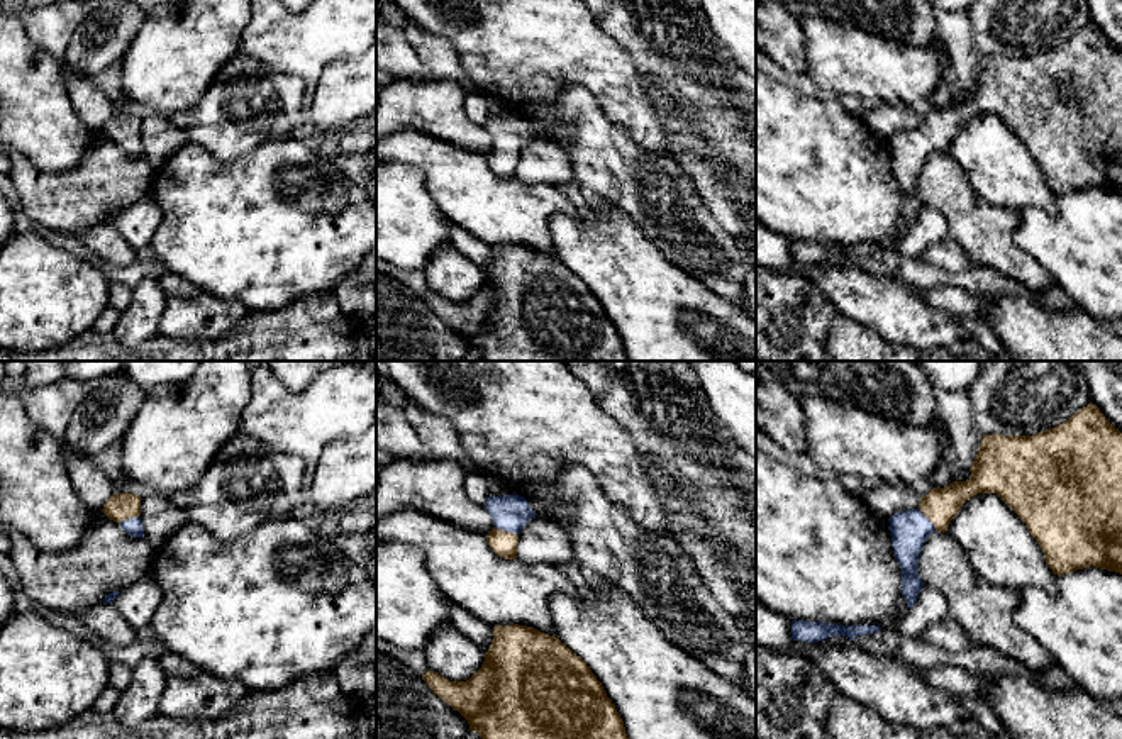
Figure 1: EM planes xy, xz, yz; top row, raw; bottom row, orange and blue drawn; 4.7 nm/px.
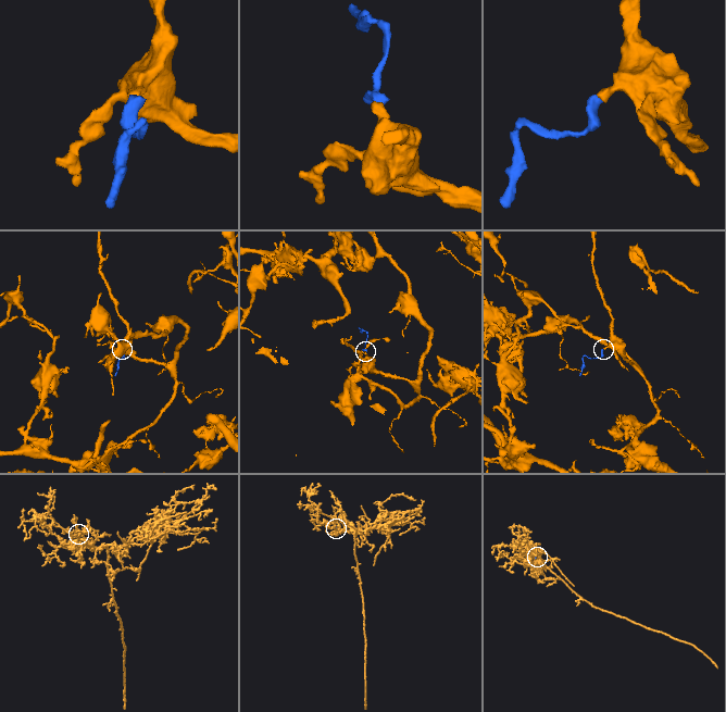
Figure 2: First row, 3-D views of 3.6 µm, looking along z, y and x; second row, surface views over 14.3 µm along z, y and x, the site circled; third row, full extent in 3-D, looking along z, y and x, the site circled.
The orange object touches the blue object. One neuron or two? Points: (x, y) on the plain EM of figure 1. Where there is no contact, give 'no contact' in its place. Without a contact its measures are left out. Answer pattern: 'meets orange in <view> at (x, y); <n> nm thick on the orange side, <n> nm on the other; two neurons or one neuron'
meets orange in xz at (507, 153); 120 nm thick on the orange side, 170 nm on the other; one neuron

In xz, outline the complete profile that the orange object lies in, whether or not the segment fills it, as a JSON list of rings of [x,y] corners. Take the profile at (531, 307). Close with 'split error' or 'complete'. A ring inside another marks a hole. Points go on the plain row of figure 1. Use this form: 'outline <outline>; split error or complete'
outline [[[510,244],[493,247],[493,261],[481,288],[466,302],[449,302],[439,293],[422,295],[434,315],[458,331],[481,361],[630,361],[624,342],[602,303],[586,283],[556,256]]]; complete

